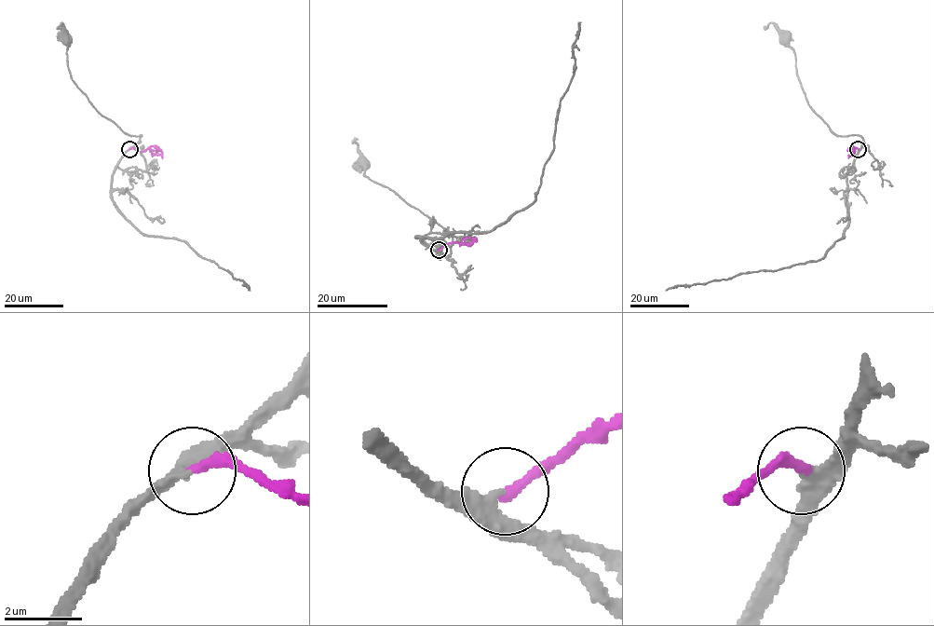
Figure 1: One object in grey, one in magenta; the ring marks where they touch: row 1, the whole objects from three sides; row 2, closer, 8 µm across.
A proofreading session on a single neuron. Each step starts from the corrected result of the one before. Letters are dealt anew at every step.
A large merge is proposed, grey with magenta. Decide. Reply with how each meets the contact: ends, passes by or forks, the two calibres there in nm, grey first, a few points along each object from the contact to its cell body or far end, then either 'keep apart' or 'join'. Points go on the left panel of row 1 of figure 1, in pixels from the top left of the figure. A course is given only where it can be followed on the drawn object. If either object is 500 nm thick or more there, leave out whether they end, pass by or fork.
grey passes by | magenta ends | 200/280 nm | grey via (130, 149), (142, 136), (128, 135), (104, 117), (71, 77), (67, 39) | magenta via (130, 149), (149, 149), (161, 155), (162, 157) | join

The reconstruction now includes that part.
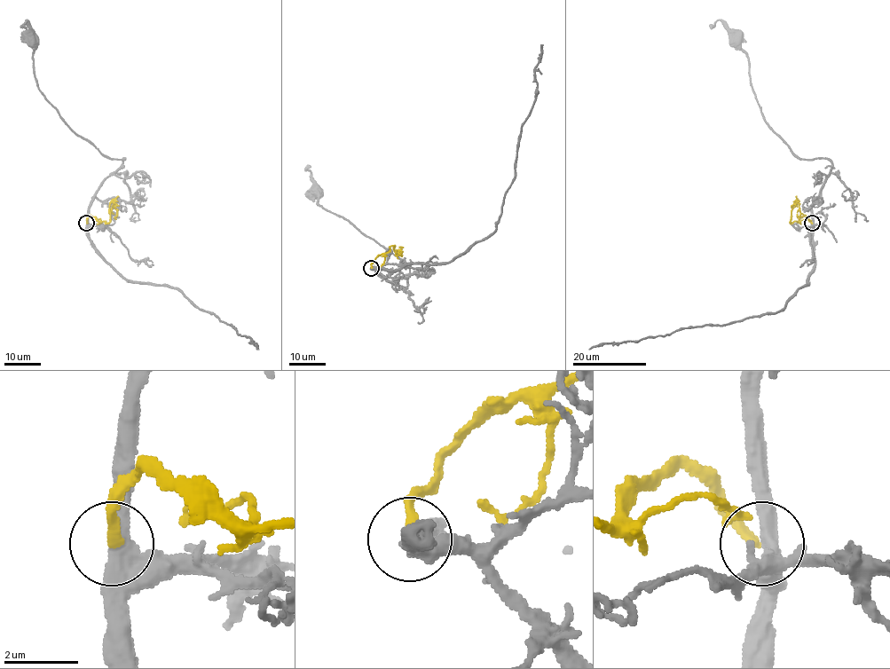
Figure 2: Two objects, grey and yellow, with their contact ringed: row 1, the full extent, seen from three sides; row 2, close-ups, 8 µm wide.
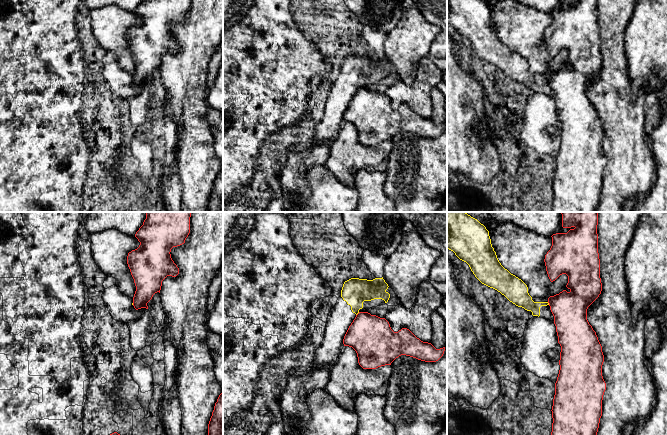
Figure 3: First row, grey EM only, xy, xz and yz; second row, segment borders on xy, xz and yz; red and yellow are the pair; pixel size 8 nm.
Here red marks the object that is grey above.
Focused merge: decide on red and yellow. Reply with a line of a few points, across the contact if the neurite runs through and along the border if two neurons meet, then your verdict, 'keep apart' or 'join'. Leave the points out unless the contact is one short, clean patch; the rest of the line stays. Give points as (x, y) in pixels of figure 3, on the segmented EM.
xz (359, 312), (356, 315) | keep apart

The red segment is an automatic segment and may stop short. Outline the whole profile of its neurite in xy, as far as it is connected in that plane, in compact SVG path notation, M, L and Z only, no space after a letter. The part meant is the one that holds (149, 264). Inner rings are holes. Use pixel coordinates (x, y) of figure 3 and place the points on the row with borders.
M146 212L143 225L135 237L140 242L137 249L128 253L127 264L134 279L136 291L133 306L136 310L148 309L147 303L157 292L160 293L162 281L167 276L176 277L179 268L171 258L171 249L185 243L190 233L190 217L192 212Z

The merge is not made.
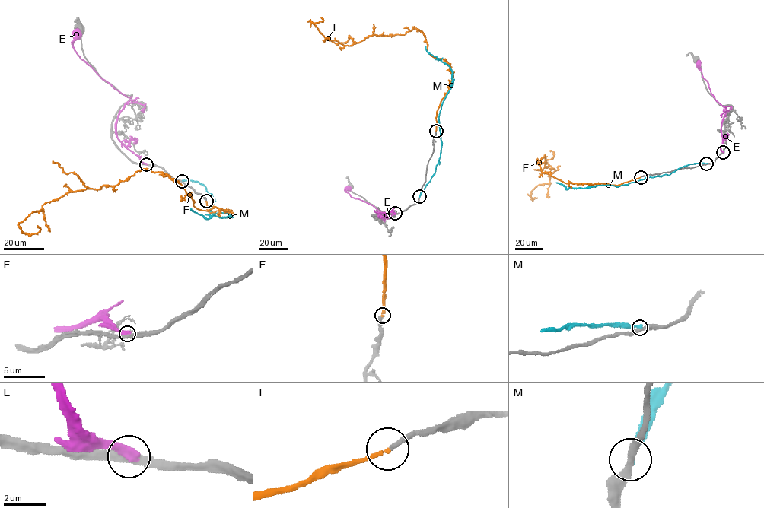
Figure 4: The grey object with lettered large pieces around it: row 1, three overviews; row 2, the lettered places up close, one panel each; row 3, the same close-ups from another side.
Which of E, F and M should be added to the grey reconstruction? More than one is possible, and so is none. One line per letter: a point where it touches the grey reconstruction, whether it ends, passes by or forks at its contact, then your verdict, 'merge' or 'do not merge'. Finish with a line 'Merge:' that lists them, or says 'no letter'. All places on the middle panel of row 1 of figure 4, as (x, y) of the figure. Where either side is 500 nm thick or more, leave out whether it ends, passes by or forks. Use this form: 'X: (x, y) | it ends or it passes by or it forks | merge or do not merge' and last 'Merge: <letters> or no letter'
E: (395, 213) | it ends | do not merge
F: (436, 131) | it ends | merge
M: (419, 196) | it ends | do not merge
Merge: F

